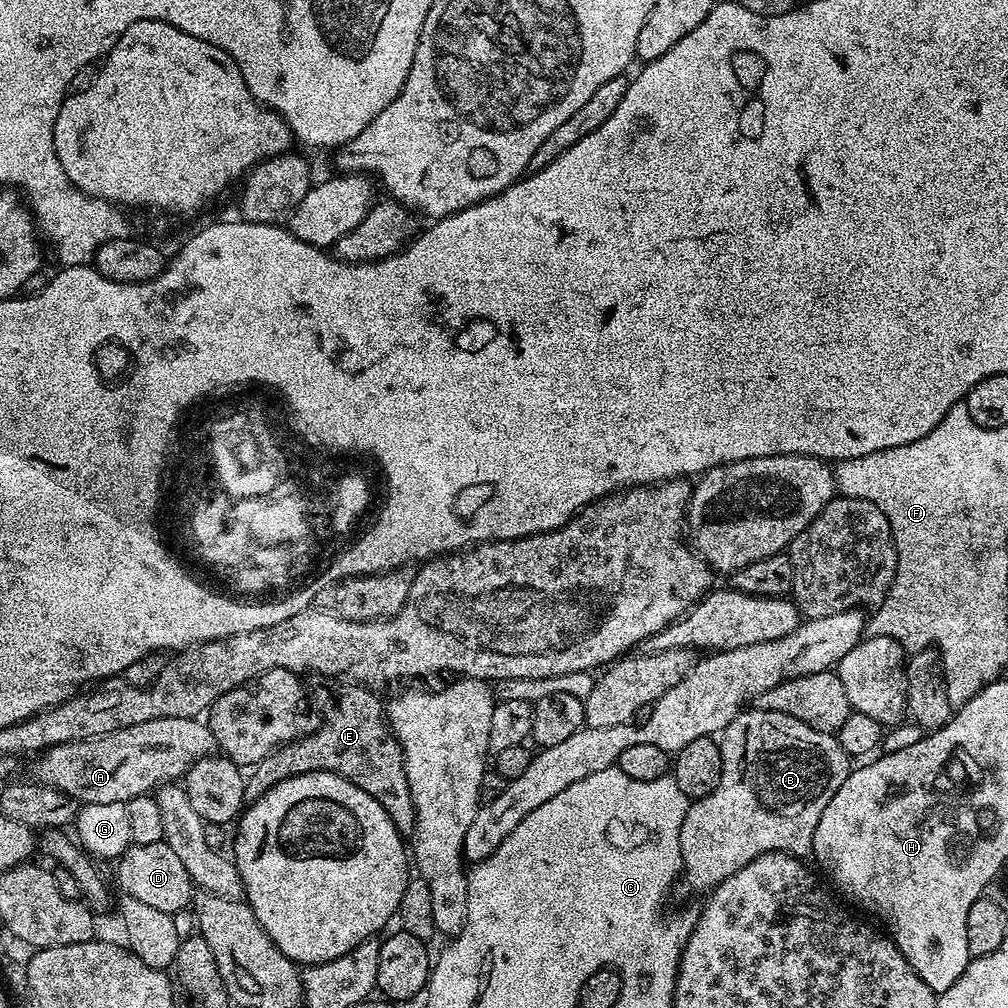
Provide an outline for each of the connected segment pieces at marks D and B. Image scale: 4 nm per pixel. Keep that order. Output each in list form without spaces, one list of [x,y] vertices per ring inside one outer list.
[[[163,840],[150,842],[150,846],[132,844],[118,857],[116,866],[121,893],[138,898],[153,909],[171,914],[179,914],[183,908],[187,909],[191,905],[194,885],[190,874],[186,874],[186,866],[182,866],[182,861],[174,855],[174,850],[170,850],[170,846]]]
[[[755,706],[742,710],[724,727],[718,743],[722,754],[722,778],[716,789],[710,794],[706,794],[701,800],[689,803],[688,813],[682,822],[682,830],[680,831],[680,849],[684,863],[683,883],[688,883],[694,891],[704,892],[703,894],[711,893],[713,888],[717,888],[722,881],[730,878],[730,874],[738,874],[738,870],[742,870],[742,866],[754,862],[754,858],[767,852],[788,852],[792,856],[807,857],[812,851],[814,830],[818,826],[818,818],[822,818],[822,810],[826,810],[830,798],[834,798],[834,794],[838,794],[838,786],[842,786],[842,782],[846,782],[850,771],[850,758],[846,754],[846,750],[842,750],[842,746],[836,741],[833,733],[819,732],[806,726],[806,722],[798,722],[798,718],[794,718],[790,714],[782,714],[774,710],[762,710]]]

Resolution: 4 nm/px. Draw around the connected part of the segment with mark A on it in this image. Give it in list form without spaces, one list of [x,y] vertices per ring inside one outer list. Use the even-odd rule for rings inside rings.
[[[154,718],[150,722],[138,722],[138,726],[126,726],[120,728],[117,732],[111,732],[105,736],[95,736],[92,740],[79,740],[78,742],[66,742],[65,744],[56,744],[53,748],[45,748],[43,752],[35,757],[36,776],[35,779],[46,786],[54,786],[66,794],[70,794],[72,799],[81,805],[97,804],[98,802],[118,802],[127,804],[135,796],[147,796],[153,790],[160,787],[161,784],[179,781],[194,764],[197,764],[202,758],[213,755],[217,751],[216,739],[212,731],[208,729],[207,723],[200,718]]]

